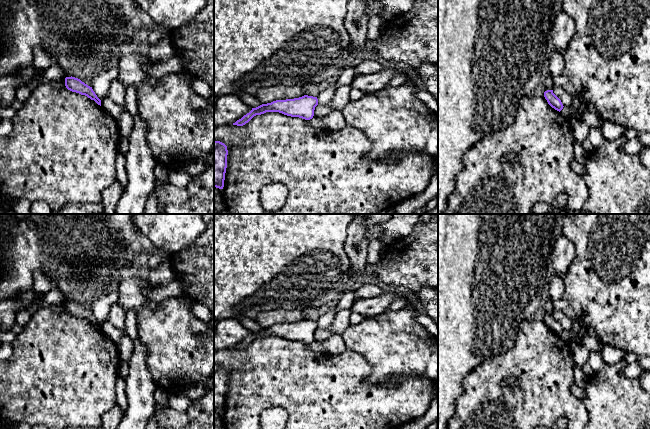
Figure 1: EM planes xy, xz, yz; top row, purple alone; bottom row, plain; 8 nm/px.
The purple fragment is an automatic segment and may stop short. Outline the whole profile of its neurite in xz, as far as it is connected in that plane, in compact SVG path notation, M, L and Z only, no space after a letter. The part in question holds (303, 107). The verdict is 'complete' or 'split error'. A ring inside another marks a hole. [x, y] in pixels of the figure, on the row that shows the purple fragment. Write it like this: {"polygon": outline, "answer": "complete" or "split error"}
{"polygon": "M304 95L299 98L276 100L271 103L262 104L237 120L233 125L243 126L248 123L254 116L266 112L279 112L291 117L299 117L310 120L314 116L315 107L318 105L317 97Z", "answer": "complete"}

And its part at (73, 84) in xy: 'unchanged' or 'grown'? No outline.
unchanged

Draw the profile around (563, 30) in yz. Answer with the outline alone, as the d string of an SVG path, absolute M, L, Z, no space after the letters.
M563 10L556 13L552 30L554 49L564 53L574 35L574 32L575 23L573 19Z

